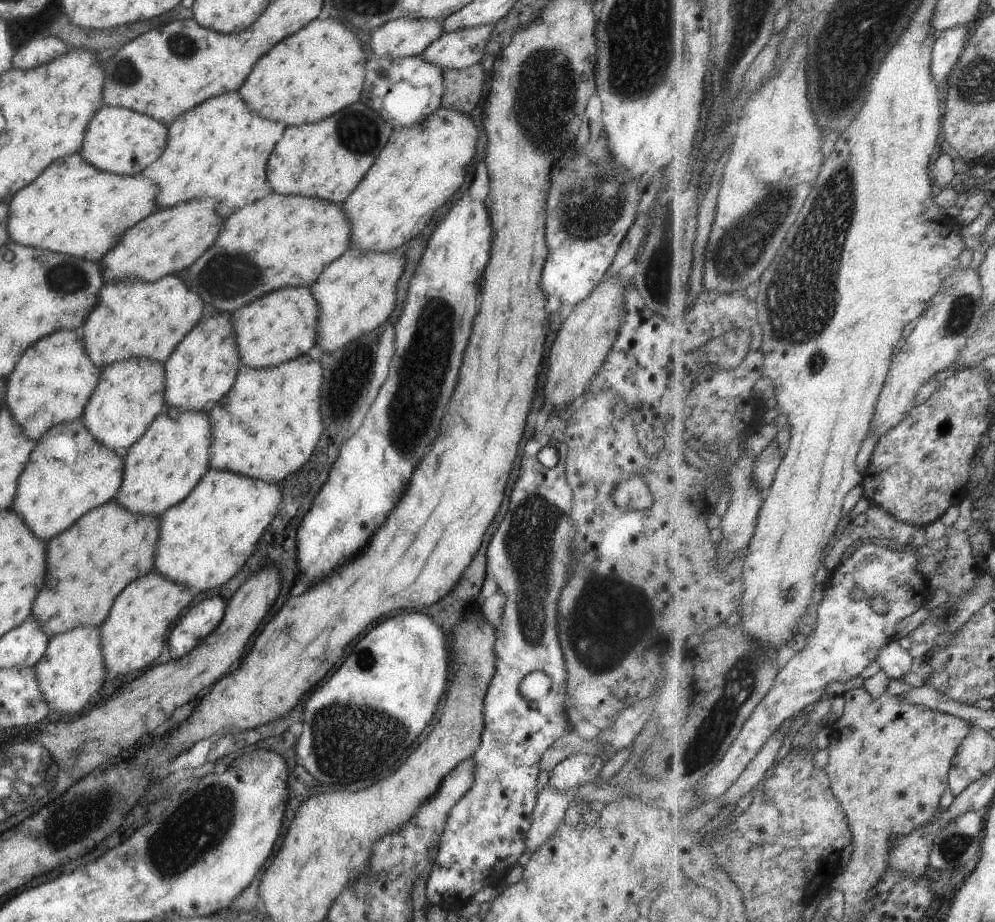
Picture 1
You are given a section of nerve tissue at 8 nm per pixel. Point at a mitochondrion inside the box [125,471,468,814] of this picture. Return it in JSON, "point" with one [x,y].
{"point":[343,742]}

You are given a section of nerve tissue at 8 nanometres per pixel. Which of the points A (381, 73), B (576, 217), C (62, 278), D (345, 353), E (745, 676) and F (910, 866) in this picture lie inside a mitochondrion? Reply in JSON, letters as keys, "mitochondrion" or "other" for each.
{"A":"mitochondrion","B":"mitochondrion","C":"mitochondrion","D":"other","E":"mitochondrion","F":"other"}

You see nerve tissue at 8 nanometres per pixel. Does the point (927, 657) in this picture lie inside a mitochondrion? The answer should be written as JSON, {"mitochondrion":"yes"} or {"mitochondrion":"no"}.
{"mitochondrion":"no"}

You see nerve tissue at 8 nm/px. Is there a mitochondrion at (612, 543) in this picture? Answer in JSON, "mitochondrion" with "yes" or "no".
{"mitochondrion":"no"}

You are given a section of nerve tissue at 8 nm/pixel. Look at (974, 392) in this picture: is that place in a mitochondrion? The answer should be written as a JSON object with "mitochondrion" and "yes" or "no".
{"mitochondrion":"no"}

